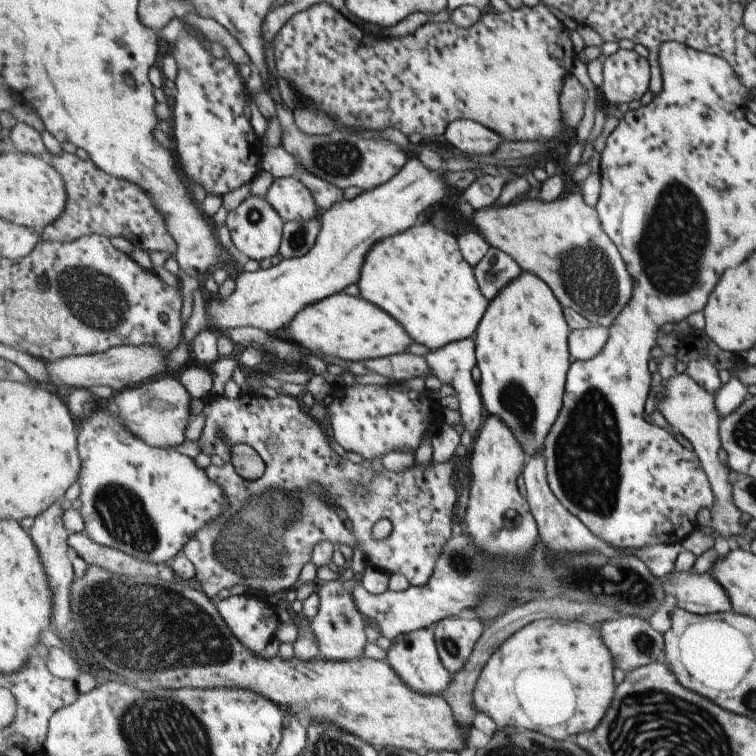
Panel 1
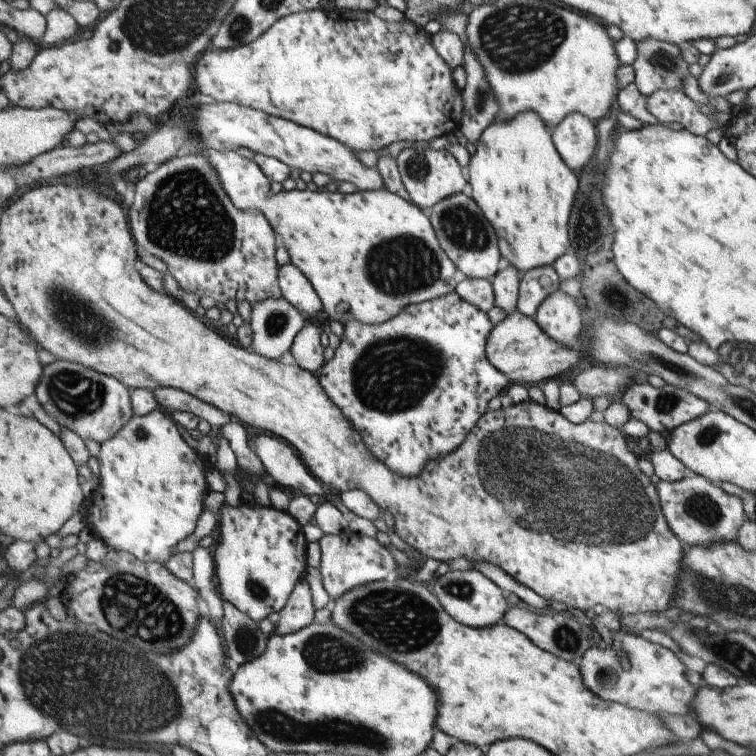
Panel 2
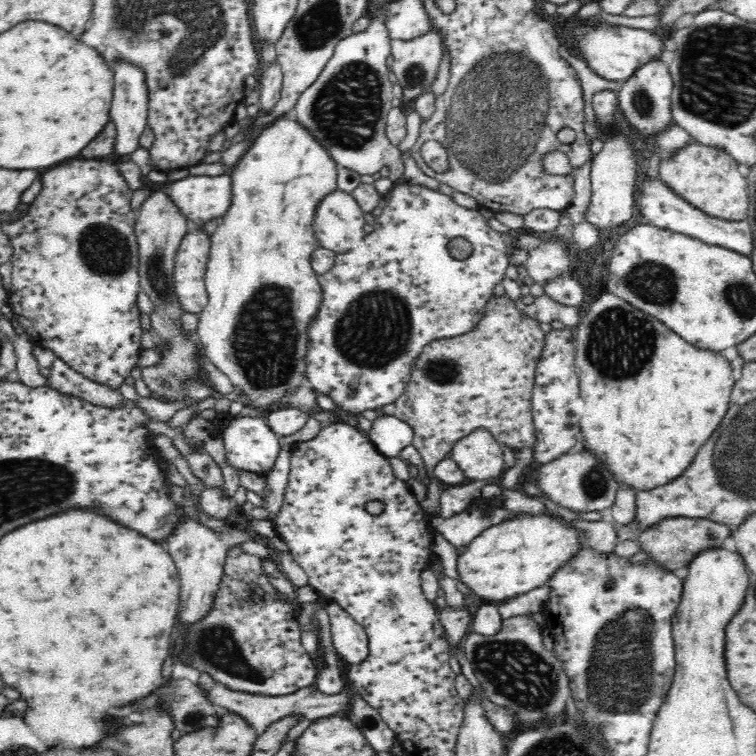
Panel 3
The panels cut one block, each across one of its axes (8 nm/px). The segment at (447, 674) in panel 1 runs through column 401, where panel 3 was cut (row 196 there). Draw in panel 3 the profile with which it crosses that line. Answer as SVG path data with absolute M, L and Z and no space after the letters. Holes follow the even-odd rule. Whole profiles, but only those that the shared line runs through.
M646 169L642 170L641 181L638 190L639 197L635 197L635 204L640 209L641 215L650 222L651 225L658 228L666 228L672 232L680 232L680 234L688 234L696 240L700 240L712 246L721 246L725 249L732 250L734 253L740 253L745 257L752 258L755 252L755 238L752 234L751 226L746 220L744 221L725 221L708 214L700 212L696 207L689 205L686 201L681 200L672 193L660 180L646 180Z

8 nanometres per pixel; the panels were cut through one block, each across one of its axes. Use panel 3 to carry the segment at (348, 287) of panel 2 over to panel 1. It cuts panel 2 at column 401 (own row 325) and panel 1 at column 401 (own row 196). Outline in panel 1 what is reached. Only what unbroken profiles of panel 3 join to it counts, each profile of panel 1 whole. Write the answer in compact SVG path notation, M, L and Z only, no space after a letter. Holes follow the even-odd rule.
M431 222L417 224L371 248L363 266L358 285L360 296L394 316L414 338L430 350L436 351L446 344L477 334L479 325L490 307L490 300L482 293L475 269L465 260L458 238Z

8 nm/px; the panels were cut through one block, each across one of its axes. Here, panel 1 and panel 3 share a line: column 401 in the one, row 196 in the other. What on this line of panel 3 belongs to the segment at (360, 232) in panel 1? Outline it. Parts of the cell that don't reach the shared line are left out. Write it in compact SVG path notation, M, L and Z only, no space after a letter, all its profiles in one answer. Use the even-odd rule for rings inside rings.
M228 174L219 176L192 176L189 175L178 182L171 182L166 189L173 201L183 211L187 220L194 228L198 228L208 220L221 219L228 212L232 204L232 178Z

